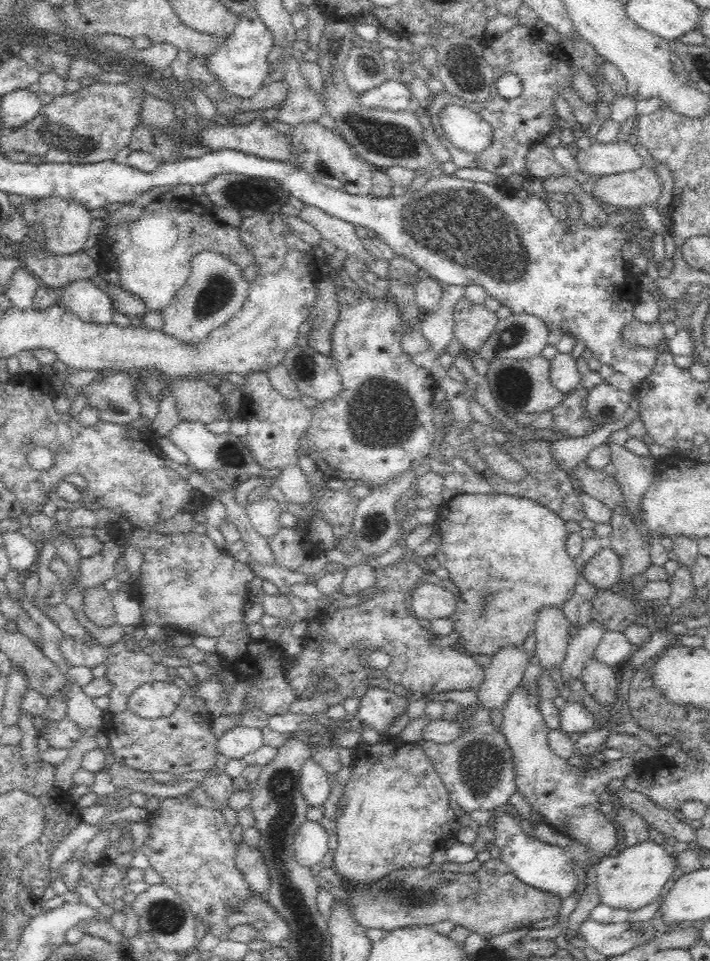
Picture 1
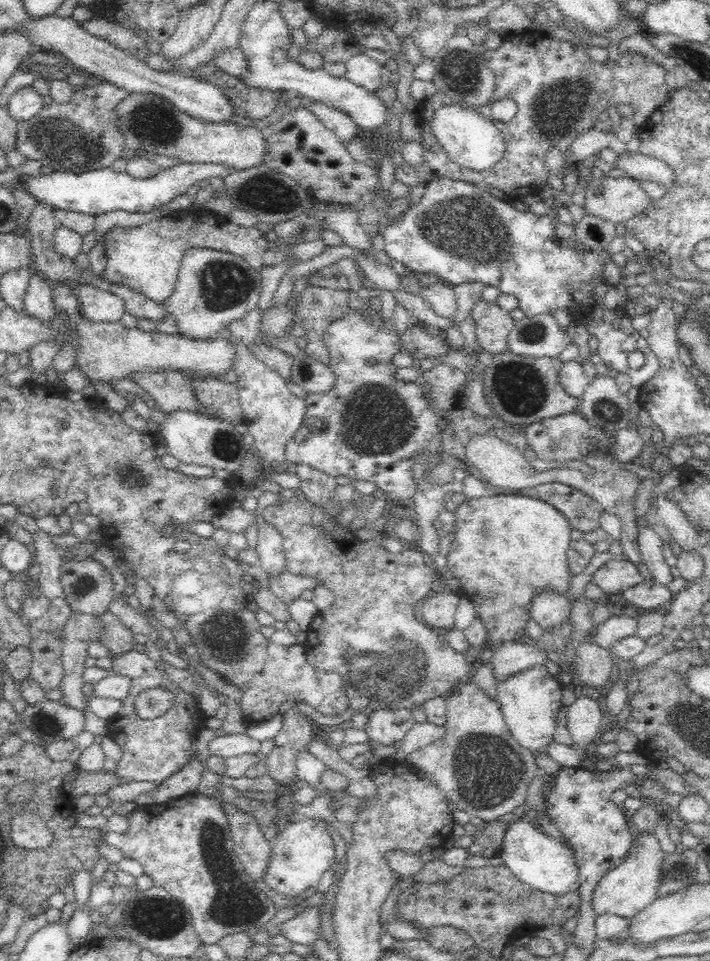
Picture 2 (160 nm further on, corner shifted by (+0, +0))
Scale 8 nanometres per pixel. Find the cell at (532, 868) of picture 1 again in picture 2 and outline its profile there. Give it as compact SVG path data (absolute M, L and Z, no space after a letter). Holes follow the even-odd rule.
M512 820L501 844L505 866L523 884L539 892L564 896L579 891L579 873L570 848L563 841L544 833L534 822Z

